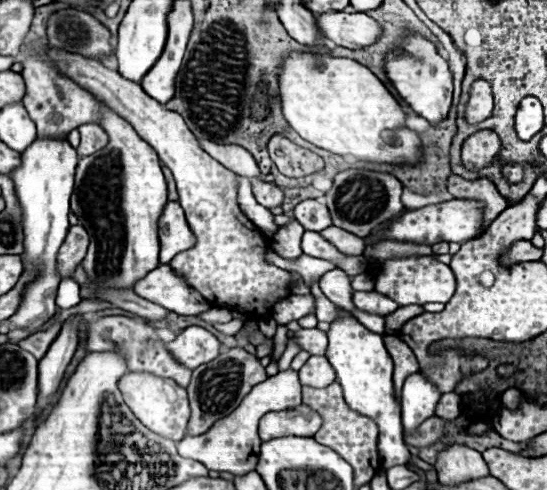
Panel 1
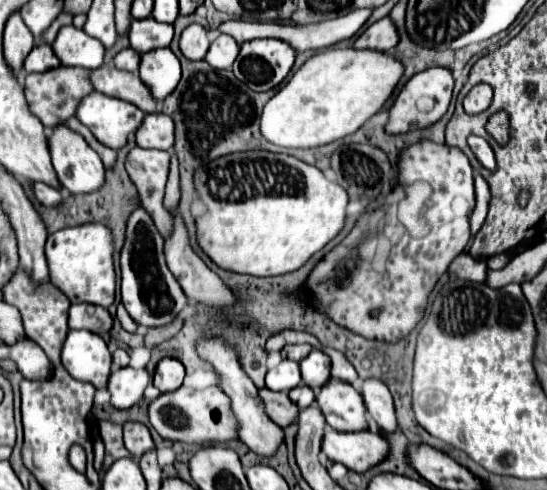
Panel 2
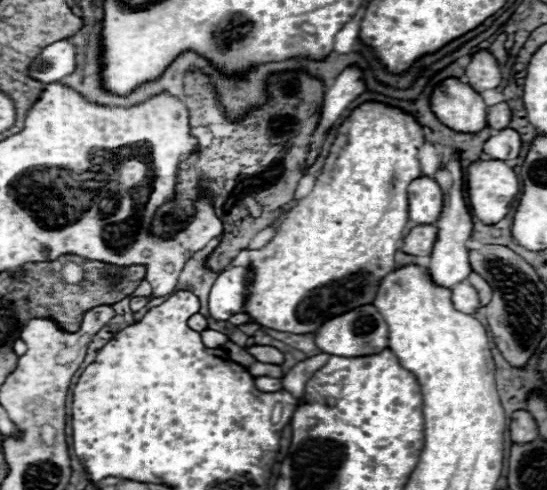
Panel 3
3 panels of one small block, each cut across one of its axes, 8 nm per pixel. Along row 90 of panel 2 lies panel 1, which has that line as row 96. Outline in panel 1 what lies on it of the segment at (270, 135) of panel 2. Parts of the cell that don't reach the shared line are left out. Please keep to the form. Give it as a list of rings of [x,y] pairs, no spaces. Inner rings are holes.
[[[290,52],[280,64],[278,96],[286,122],[318,148],[388,164],[416,164],[422,156],[418,134],[404,126],[402,106],[366,66],[350,58]]]

